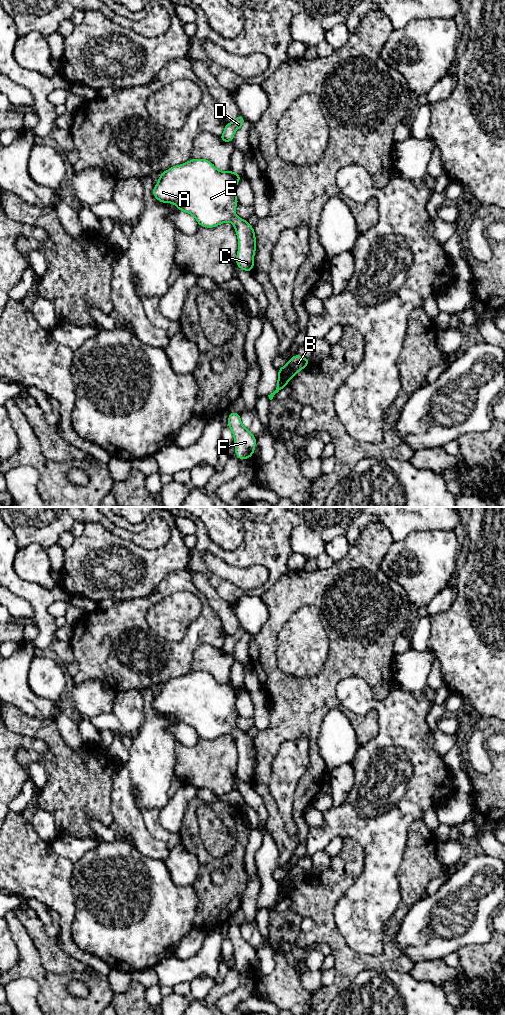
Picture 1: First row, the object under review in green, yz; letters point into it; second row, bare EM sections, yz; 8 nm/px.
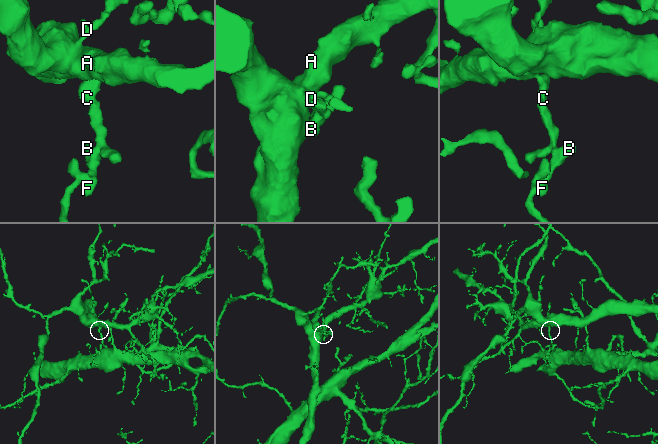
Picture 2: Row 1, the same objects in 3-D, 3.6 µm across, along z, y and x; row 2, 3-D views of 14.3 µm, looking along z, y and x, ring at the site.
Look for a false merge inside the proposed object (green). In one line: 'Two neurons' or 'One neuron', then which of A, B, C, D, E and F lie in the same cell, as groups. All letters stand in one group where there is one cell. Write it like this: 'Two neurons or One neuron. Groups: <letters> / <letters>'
One neuron. Groups: A B C D E F

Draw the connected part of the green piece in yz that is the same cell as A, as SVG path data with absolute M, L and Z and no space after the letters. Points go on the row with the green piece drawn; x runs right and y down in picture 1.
M191 159L162 172L152 192L158 201L174 203L179 211L194 216L201 227L213 228L232 222L238 237L235 263L251 272L256 237L254 228L235 214L236 187L240 180L240 174L232 170L219 171L207 159Z

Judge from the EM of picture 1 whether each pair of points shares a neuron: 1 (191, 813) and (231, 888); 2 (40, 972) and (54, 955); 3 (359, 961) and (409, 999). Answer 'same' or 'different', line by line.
1: same
2: different
3: different

